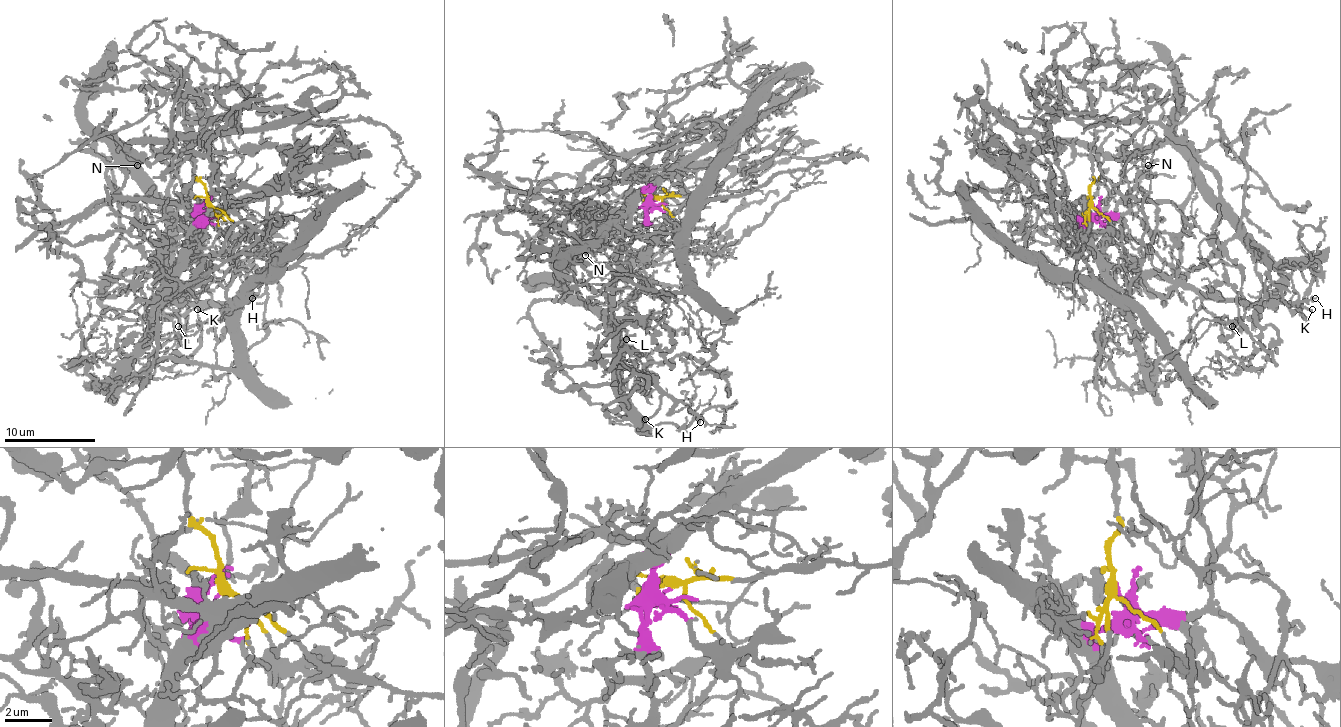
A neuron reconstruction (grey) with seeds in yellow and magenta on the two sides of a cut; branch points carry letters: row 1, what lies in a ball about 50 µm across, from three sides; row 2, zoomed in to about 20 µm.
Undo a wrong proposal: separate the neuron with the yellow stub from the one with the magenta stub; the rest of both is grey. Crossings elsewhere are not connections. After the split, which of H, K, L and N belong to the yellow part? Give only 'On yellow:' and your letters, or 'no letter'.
On yellow: no letter

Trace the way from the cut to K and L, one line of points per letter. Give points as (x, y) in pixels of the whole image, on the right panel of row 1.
K: (1093, 204), (1095, 211), (1084, 223), (1089, 243), (1109, 263), (1184, 279), (1202, 295), (1311, 309)
L: (1093, 204), (1095, 211), (1084, 223), (1084, 234), (1109, 263), (1182, 279), (1211, 313), (1225, 318), (1232, 327)

